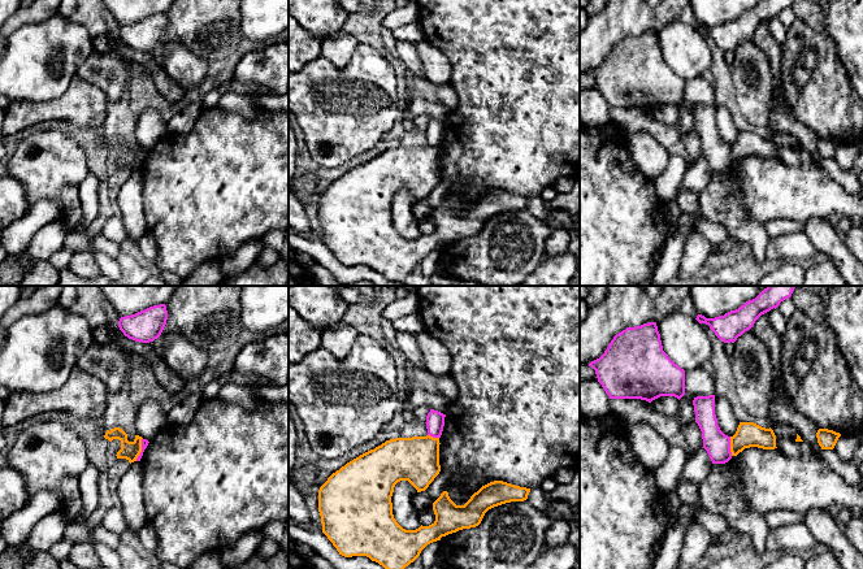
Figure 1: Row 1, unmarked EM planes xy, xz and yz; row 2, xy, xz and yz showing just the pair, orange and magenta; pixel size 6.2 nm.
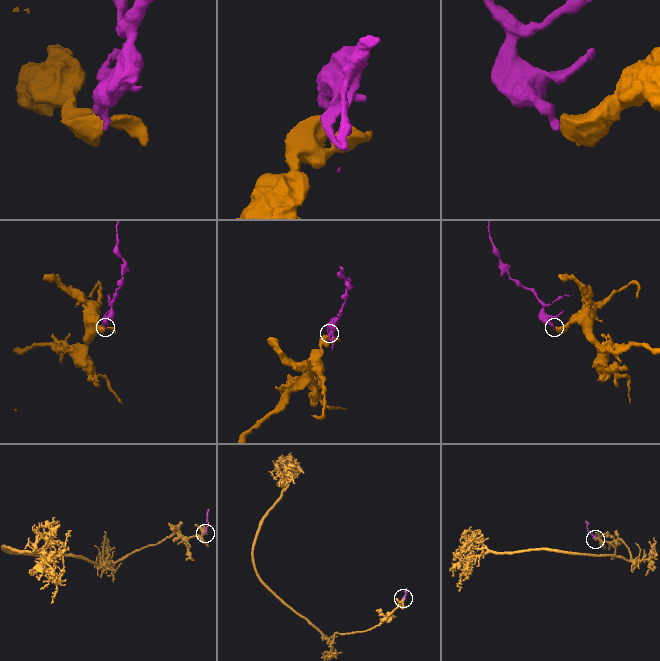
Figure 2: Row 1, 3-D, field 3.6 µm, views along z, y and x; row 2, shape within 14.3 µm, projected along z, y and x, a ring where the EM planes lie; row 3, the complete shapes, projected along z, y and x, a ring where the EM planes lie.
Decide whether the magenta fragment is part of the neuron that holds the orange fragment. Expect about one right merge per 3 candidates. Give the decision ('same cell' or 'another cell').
another cell

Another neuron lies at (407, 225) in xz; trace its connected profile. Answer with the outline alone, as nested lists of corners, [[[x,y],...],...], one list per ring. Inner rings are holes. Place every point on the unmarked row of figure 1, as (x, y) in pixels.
[[[400,190],[395,194],[391,205],[393,223],[396,231],[406,239],[416,239],[421,235],[420,221],[413,214],[417,199],[408,191]]]

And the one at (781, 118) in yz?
[[[768,21],[762,23],[751,36],[755,45],[758,45],[768,57],[772,78],[775,81],[773,104],[769,112],[769,125],[773,131],[790,134],[801,148],[810,153],[812,162],[823,169],[821,156],[818,152],[818,136],[805,125],[798,122],[790,110],[781,81],[781,44],[772,36]]]

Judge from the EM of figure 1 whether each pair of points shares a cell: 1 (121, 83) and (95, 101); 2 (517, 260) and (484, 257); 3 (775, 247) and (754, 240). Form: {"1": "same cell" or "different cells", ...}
{"1": "different cells", "2": "same cell", "3": "different cells"}

